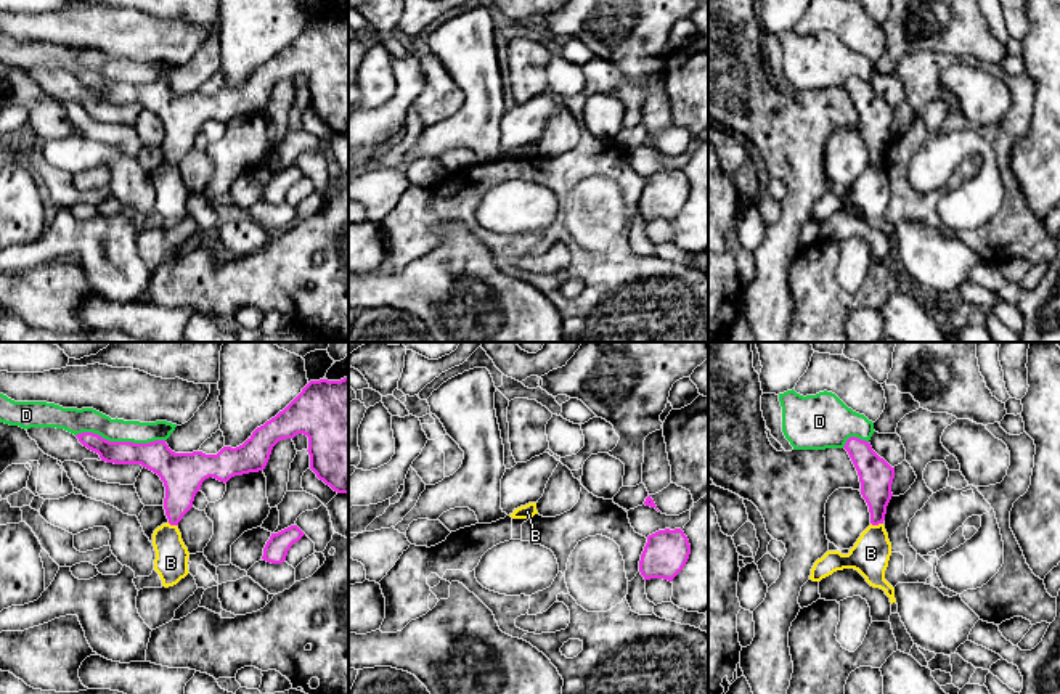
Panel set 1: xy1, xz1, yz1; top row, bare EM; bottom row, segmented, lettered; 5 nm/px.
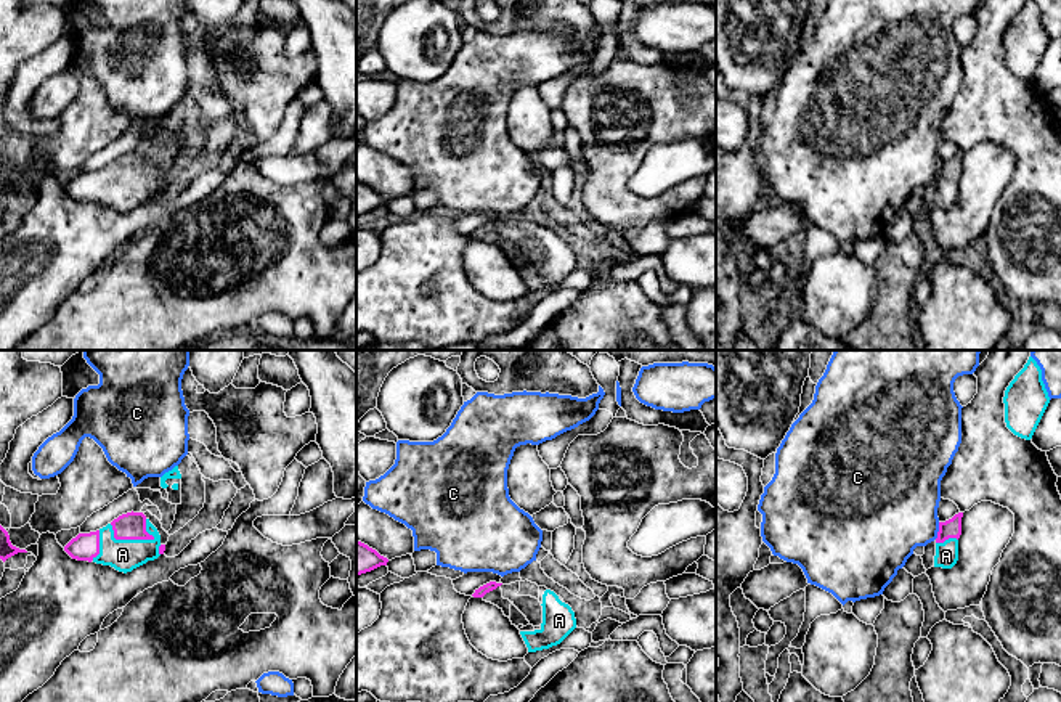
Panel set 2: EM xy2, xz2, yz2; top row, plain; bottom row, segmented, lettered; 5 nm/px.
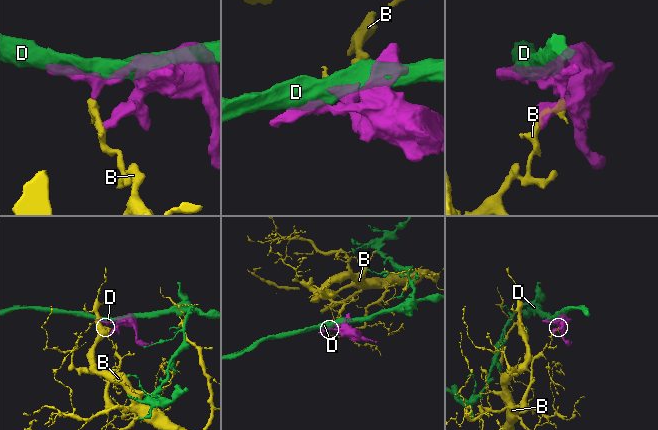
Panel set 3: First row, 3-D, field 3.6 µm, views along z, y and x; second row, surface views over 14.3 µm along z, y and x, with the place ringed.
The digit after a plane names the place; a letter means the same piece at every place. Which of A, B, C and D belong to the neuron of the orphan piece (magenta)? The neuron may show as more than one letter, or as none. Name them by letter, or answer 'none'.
A

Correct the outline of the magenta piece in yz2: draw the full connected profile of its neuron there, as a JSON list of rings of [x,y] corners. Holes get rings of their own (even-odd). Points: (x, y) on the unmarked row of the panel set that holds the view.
[[[958,153],[945,162],[939,162],[934,207],[952,209],[957,204],[961,157],[963,153]]]

